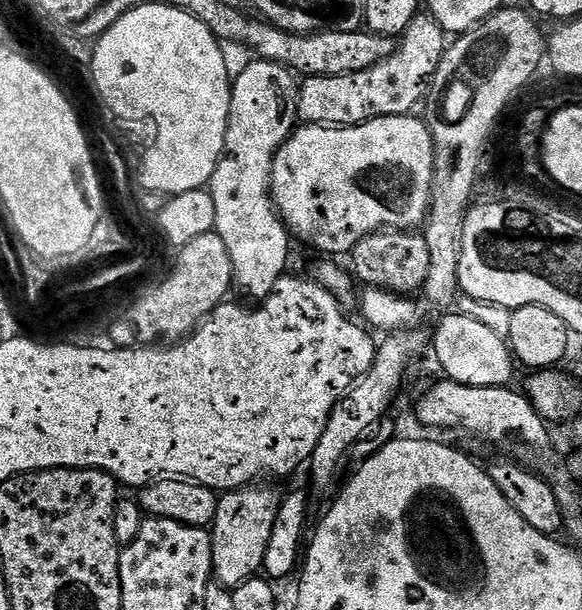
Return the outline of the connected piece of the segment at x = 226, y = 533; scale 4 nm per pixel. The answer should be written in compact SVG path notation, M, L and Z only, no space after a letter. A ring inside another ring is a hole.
M260 486L225 491L216 502L216 517L210 525L212 571L215 579L229 590L251 580L263 569L266 546L270 546L270 534L274 534L274 522L280 513L281 497L268 488L256 487Z

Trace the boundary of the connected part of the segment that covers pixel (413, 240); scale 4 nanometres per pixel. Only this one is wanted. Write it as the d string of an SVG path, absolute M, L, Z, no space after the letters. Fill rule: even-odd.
M385 230L374 232L358 242L350 253L351 271L361 285L381 288L395 294L416 294L423 289L426 274L430 274L430 246L423 235L412 230Z

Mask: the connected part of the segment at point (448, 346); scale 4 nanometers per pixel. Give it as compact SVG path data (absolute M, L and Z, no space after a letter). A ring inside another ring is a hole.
M455 315L446 317L436 328L436 356L444 367L443 375L466 386L502 388L511 385L514 355L509 341L501 333L490 330L490 326L482 326L482 322L472 316Z

